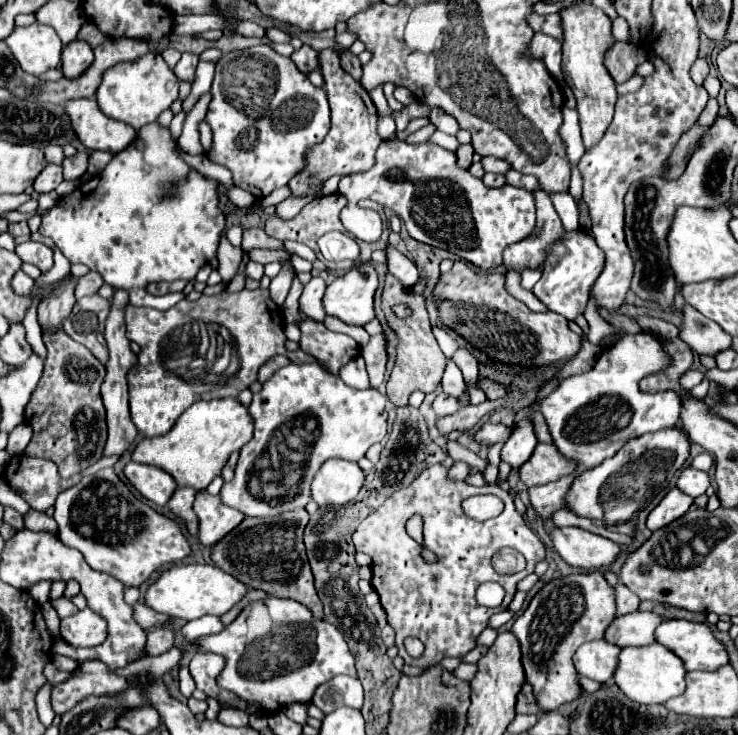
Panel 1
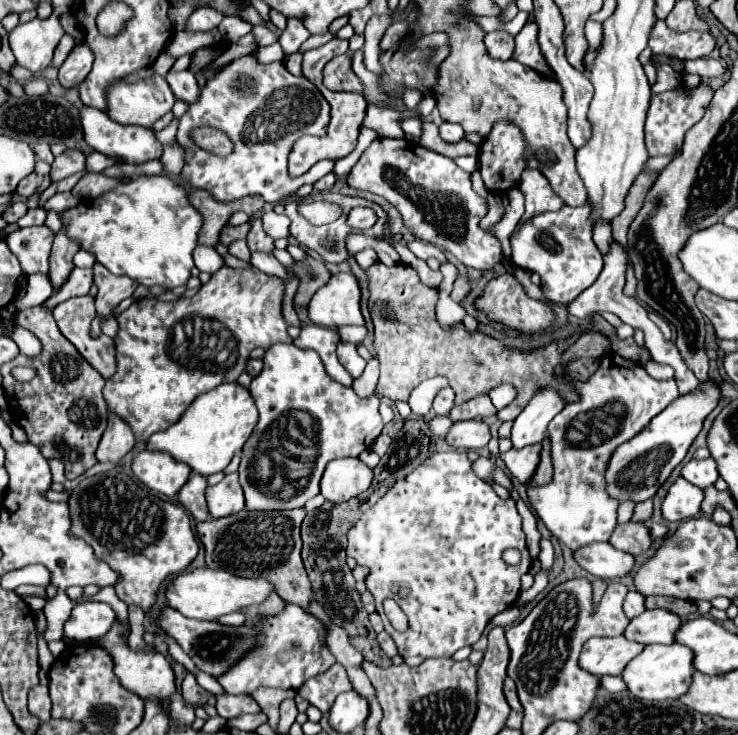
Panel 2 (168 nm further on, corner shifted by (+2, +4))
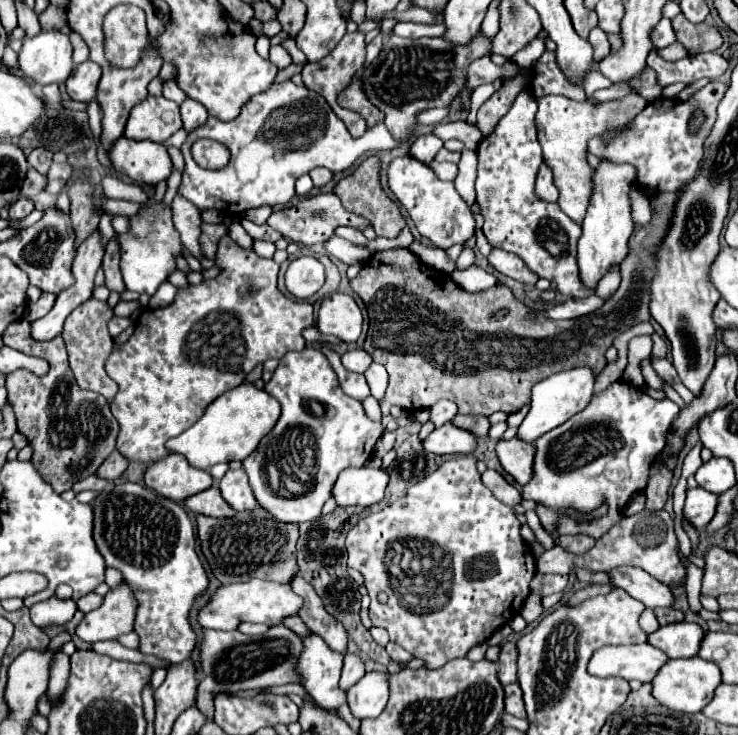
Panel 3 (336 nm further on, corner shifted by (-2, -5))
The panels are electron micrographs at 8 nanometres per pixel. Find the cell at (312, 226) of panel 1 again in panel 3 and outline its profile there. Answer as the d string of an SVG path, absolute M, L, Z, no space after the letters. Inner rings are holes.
M318 193L318 195L310 195L286 209L280 209L280 211L274 211L268 219L268 223L282 233L282 237L290 239L290 241L296 241L296 243L304 243L304 245L314 245L314 243L322 243L326 241L328 237L334 235L334 229L338 225L350 225L350 227L356 227L356 229L362 229L366 225L370 225L364 217L358 217L354 213L348 213L340 199L334 195L334 193Z

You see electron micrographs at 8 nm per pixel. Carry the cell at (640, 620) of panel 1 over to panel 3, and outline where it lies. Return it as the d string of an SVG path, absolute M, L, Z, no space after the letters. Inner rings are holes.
M672 623L660 627L656 633L648 635L648 643L664 649L670 659L678 657L694 657L700 651L700 643L706 631L698 623Z

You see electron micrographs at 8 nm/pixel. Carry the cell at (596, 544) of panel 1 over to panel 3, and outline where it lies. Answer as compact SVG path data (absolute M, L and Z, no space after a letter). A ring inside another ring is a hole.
M620 567L610 573L612 583L616 587L622 587L630 597L642 601L646 607L672 607L674 595L668 585L660 583L652 575L648 575L642 569L636 567Z

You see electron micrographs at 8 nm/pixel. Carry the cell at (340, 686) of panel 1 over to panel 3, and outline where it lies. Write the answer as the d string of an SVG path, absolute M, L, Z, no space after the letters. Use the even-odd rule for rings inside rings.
M348 653L344 657L344 669L342 669L342 677L340 677L340 687L348 691L364 673L366 673L364 671L364 661L360 659L360 655Z

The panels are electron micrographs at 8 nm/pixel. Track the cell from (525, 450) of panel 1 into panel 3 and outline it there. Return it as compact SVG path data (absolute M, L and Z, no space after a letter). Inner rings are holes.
M576 367L576 369L568 369L568 371L560 371L540 383L536 383L532 387L532 407L526 415L526 419L522 421L520 429L518 429L518 437L534 443L536 437L548 433L550 429L562 425L564 421L568 421L572 415L580 413L592 399L592 389L594 389L594 373L590 367Z

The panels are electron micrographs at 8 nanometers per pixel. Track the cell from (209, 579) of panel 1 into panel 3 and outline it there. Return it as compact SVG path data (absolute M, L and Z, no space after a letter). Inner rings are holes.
M251 579L246 583L236 585L222 585L214 595L212 601L202 607L198 621L206 629L216 631L236 631L240 623L264 623L268 627L280 625L283 619L292 615L298 615L302 607L303 599L293 592L290 584L275 583L262 579Z

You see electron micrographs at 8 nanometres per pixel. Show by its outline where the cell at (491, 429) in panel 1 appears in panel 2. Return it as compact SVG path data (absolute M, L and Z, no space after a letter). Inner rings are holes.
M484 420L456 422L446 434L446 442L454 448L480 450L490 442L490 426Z

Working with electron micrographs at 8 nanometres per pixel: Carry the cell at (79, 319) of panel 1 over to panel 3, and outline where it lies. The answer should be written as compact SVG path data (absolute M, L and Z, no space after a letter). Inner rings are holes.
M88 299L88 301L84 301L84 305L80 305L78 309L74 309L68 315L66 325L64 325L64 333L62 333L62 339L68 349L68 365L74 373L80 389L96 391L96 393L104 395L108 401L112 401L118 391L118 385L104 371L104 361L112 353L112 345L114 345L114 341L108 333L110 319L112 319L112 307L106 301Z

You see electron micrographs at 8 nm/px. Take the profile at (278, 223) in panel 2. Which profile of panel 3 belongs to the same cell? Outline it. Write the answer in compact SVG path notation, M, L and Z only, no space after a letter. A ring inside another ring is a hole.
M260 205L260 207L256 207L256 209L248 209L246 213L244 213L244 217L246 219L250 219L250 221L254 221L254 223L258 223L258 225L262 225L262 223L266 223L266 219L272 215L272 207L270 205Z

